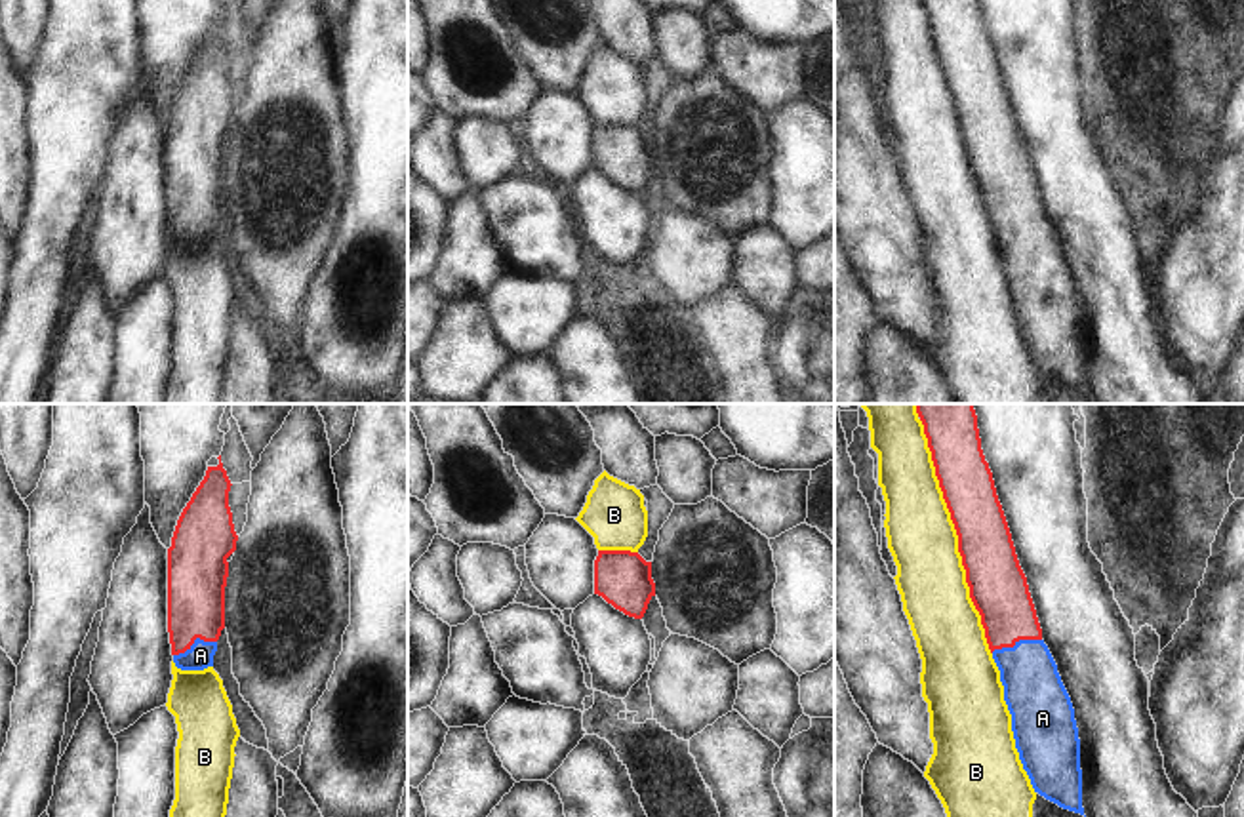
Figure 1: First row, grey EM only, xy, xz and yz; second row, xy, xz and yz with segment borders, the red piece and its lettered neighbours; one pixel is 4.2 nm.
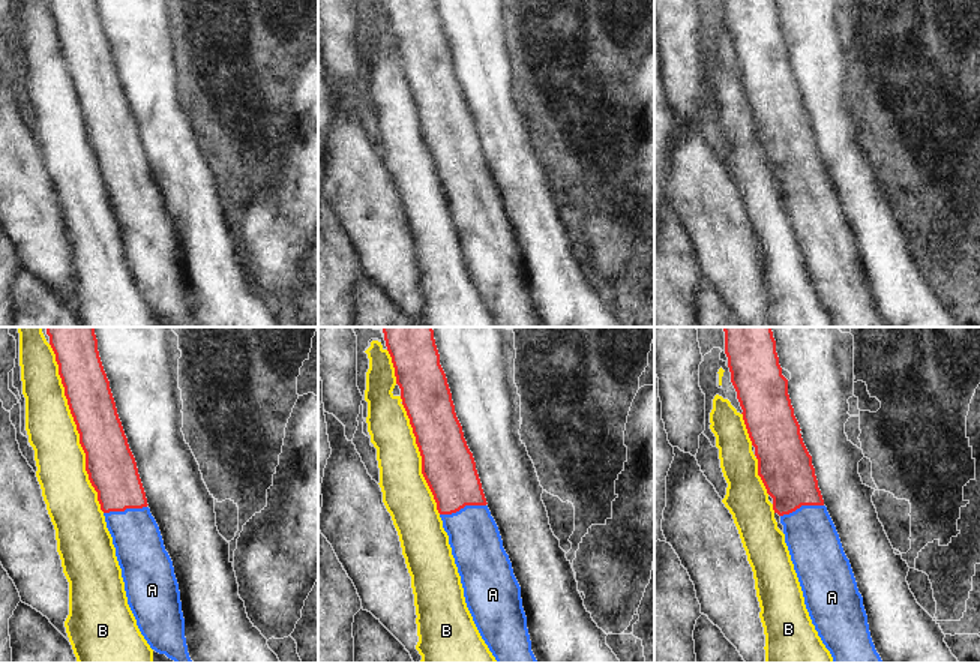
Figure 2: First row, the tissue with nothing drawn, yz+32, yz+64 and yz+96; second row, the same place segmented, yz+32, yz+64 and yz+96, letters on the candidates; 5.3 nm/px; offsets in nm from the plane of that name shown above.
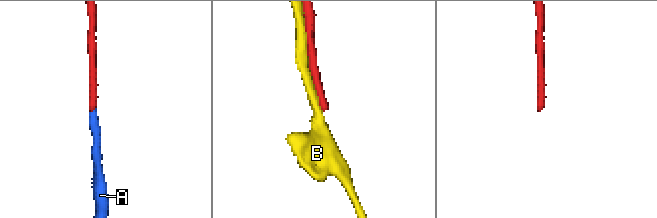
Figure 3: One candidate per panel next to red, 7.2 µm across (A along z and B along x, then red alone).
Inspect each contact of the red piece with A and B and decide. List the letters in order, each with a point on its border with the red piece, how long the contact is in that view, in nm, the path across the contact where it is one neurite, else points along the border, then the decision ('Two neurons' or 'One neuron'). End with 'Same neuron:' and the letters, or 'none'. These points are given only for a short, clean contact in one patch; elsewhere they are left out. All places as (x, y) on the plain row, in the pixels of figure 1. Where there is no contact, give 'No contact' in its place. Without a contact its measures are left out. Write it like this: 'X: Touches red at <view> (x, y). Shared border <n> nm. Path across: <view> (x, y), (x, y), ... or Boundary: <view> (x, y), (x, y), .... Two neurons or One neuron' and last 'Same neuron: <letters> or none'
A: Touches red at yz (1016, 214). Shared border 220 nm. Path across: yz (999, 162), (1016, 214), (1033, 263). One neuron
B: Touches red at yz (959, 115). Shared border 1000 nm. Two neurons
Same neuron: A.

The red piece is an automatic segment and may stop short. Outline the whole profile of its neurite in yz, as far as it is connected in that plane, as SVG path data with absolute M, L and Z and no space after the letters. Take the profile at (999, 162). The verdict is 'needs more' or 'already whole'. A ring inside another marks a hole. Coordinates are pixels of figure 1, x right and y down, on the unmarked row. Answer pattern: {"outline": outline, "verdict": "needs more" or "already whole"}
{"outline": "M924 0L958 109L970 171L1000 244L1023 343L1034 366L1084 389L1080 312L1071 270L1042 213L977 0Z", "verdict": "needs more"}

